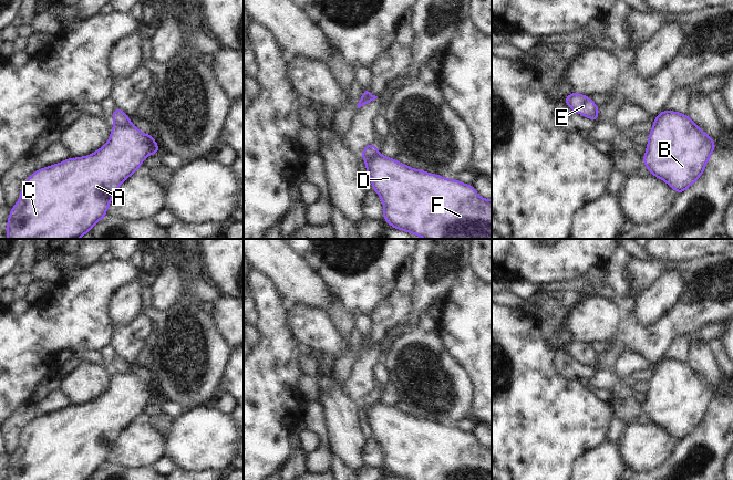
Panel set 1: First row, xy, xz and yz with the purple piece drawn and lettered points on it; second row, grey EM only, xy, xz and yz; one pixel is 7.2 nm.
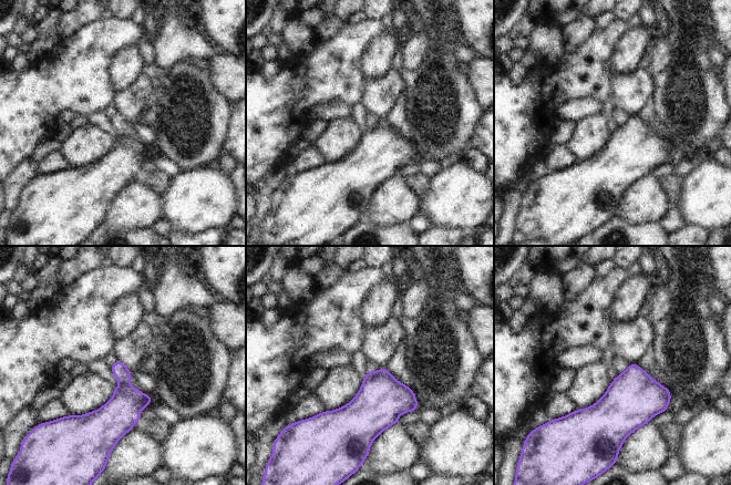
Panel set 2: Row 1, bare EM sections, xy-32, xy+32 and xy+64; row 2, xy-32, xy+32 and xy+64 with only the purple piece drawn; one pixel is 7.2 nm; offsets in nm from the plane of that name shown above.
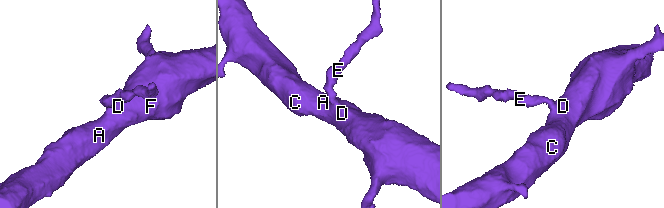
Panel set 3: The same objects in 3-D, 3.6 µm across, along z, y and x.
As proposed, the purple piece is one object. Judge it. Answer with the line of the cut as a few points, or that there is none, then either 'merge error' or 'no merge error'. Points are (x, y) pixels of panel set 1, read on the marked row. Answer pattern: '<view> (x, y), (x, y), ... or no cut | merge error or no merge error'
xy (130, 121), (127, 124), (115, 126) | merge error

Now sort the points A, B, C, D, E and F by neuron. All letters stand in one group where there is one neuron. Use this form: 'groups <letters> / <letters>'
groups A B C D F / E

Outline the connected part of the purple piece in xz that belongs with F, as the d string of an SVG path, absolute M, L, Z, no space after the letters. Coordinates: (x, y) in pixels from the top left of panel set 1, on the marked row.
M380 154L363 159L373 190L383 201L383 219L392 228L425 239L492 239L492 200L481 198L473 185L415 170Z

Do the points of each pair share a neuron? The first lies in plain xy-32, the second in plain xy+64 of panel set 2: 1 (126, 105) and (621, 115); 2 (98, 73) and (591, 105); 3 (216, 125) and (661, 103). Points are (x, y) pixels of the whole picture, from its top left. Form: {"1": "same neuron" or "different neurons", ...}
{"1": "different neurons", "2": "different neurons", "3": "same neuron"}

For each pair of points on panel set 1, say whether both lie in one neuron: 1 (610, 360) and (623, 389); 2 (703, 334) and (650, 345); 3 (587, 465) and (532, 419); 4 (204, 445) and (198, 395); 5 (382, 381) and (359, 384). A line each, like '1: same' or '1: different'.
1: different
2: different
3: different
4: different
5: different

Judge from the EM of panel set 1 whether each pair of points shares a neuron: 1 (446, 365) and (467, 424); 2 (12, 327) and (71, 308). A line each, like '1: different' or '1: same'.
1: different
2: same

